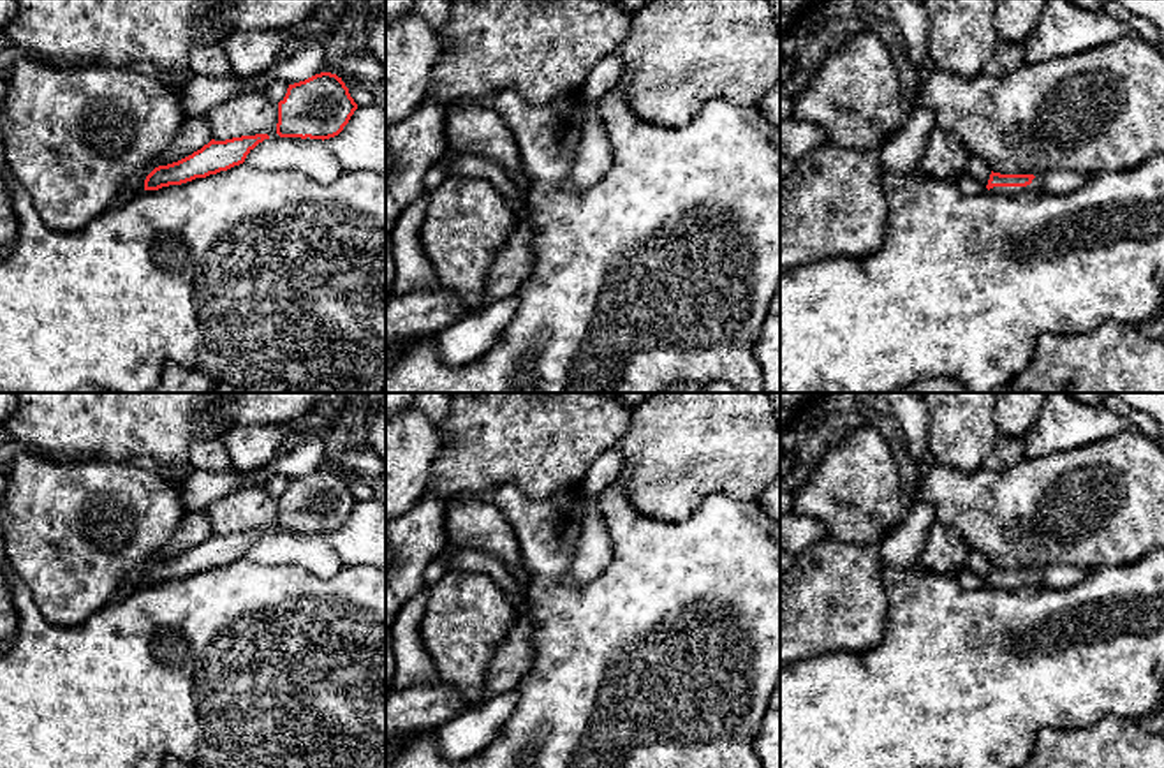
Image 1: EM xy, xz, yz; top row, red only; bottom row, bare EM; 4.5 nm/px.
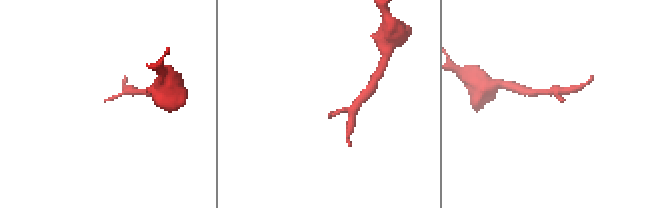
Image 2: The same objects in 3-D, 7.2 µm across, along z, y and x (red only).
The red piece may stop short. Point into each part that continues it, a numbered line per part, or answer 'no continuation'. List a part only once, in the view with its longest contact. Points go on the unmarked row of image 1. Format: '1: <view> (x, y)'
1: yz (1038, 580)

